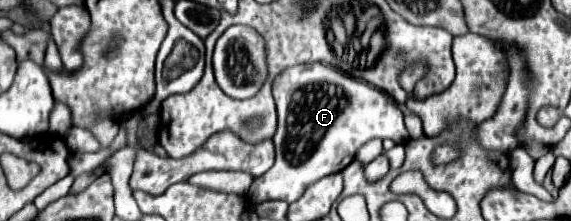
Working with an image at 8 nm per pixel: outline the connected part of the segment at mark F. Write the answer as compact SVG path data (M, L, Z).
M294 65L274 79L272 93L278 107L278 131L274 135L276 163L268 173L254 179L248 191L248 199L254 203L272 199L294 203L306 187L348 167L358 147L374 137L388 137L396 143L408 141L402 111L384 91L342 75L342 71L330 65Z

